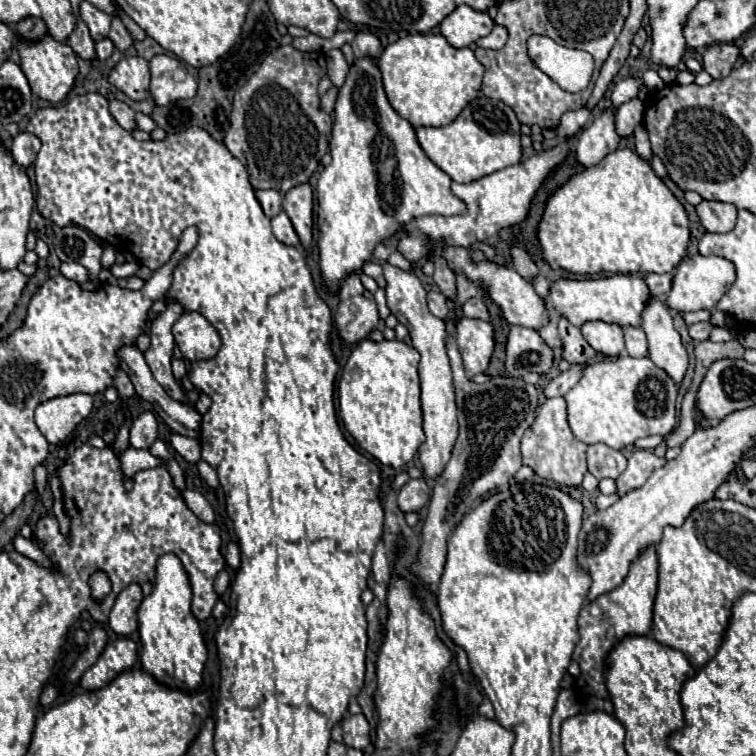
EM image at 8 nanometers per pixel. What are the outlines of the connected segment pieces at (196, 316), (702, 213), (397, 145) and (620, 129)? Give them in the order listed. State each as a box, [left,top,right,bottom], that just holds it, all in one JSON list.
[[173,312,221,360],[695,200,737,232],[317,56,465,290],[615,98,643,138]]

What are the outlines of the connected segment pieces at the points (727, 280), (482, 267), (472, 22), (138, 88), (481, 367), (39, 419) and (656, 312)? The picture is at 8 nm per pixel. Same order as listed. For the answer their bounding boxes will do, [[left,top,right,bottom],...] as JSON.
[[667,256,735,312],[431,240,549,330],[439,6,495,48],[109,56,151,100],[455,316,493,378],[35,394,93,444],[641,298,689,386]]

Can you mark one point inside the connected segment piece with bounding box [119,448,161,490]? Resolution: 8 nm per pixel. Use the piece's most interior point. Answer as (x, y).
(132, 461)

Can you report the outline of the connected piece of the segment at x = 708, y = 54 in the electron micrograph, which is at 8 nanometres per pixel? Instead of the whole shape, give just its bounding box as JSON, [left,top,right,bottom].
[703,44,741,78]

